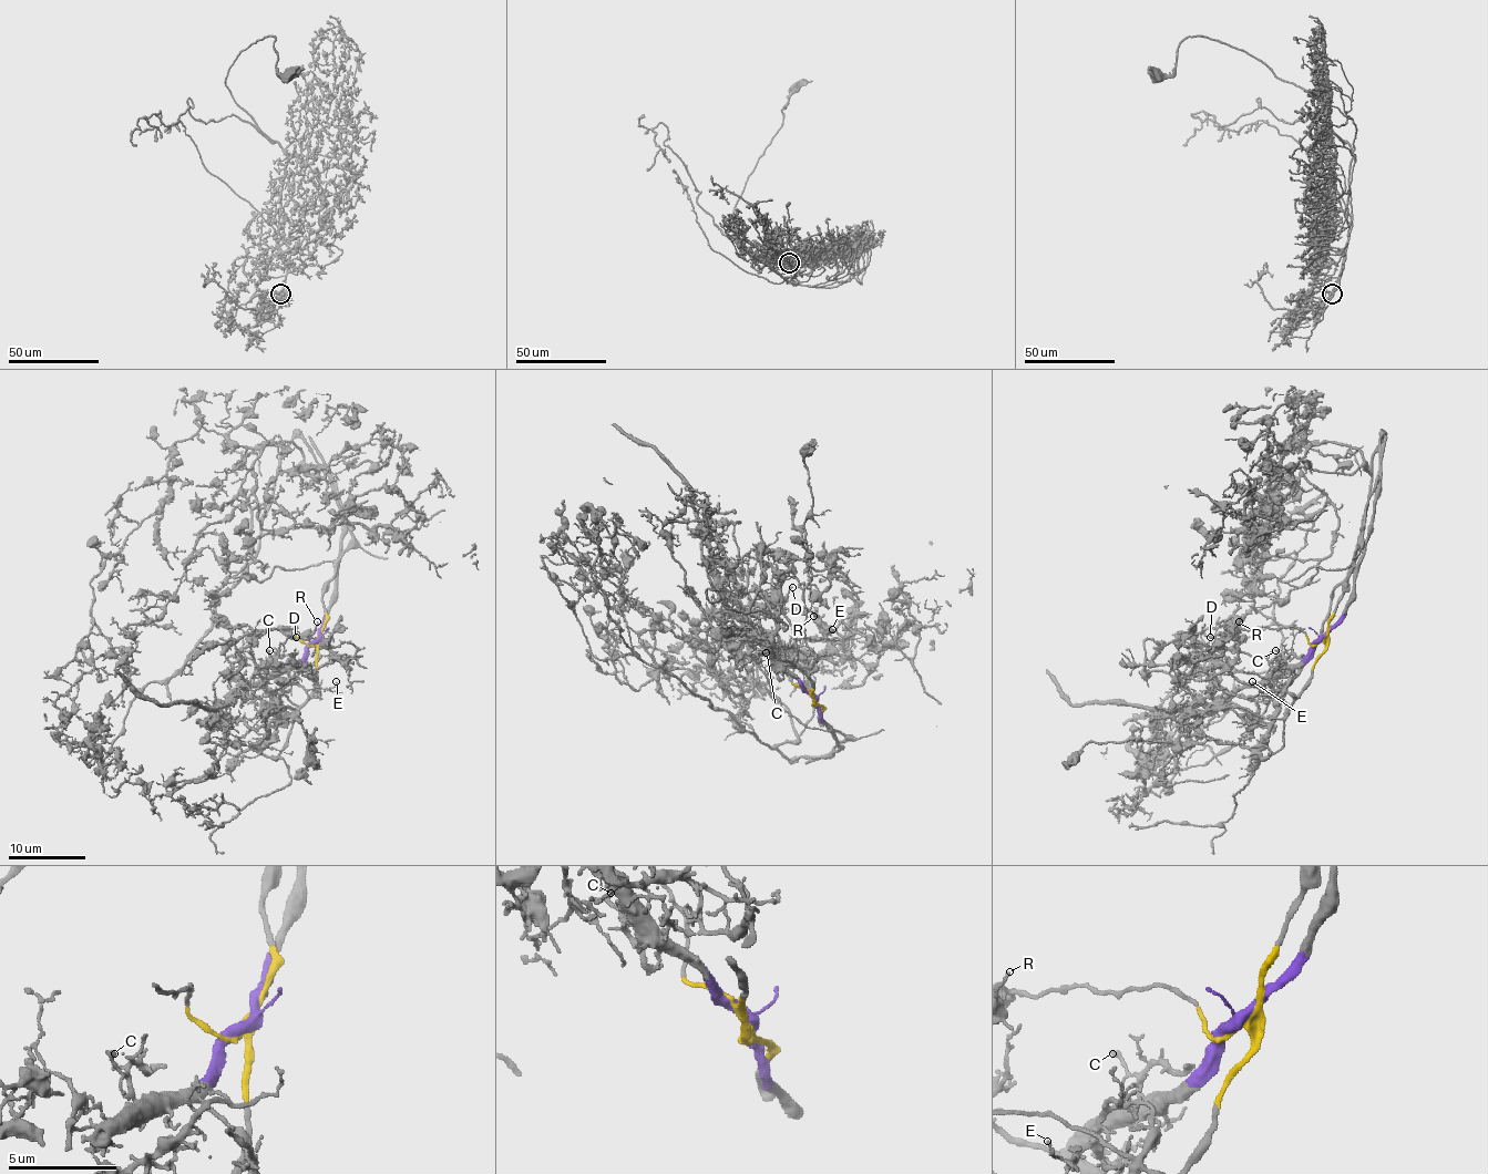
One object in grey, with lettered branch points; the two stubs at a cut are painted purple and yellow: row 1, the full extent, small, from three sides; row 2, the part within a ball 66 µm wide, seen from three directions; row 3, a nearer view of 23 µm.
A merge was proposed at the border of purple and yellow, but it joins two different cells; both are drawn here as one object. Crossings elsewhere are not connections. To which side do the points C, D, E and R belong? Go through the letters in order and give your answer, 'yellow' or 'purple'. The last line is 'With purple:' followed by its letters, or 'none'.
C: purple
D: yellow
E: purple
R: yellow
With purple: C, E

